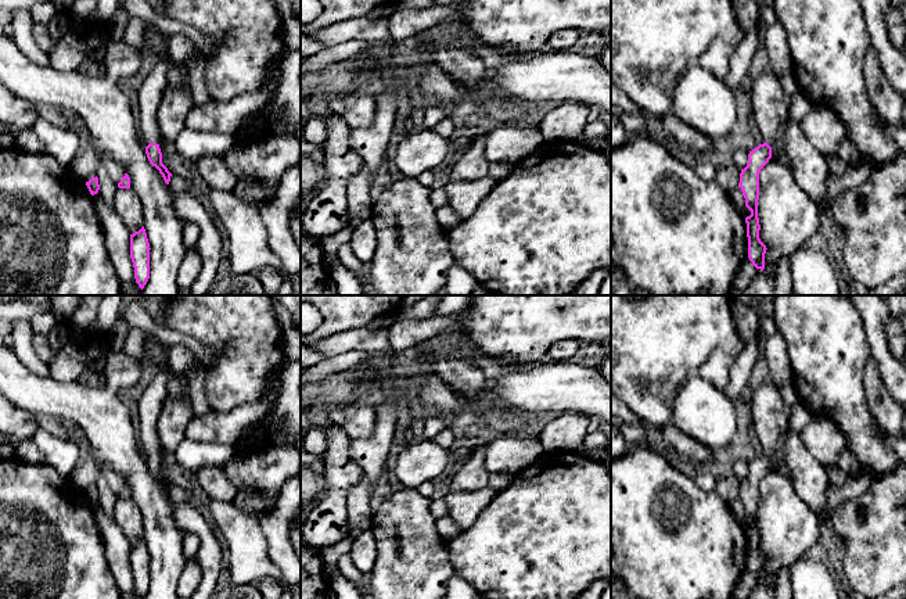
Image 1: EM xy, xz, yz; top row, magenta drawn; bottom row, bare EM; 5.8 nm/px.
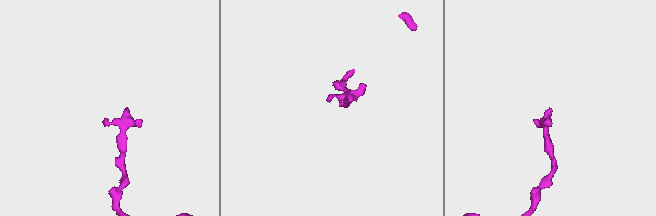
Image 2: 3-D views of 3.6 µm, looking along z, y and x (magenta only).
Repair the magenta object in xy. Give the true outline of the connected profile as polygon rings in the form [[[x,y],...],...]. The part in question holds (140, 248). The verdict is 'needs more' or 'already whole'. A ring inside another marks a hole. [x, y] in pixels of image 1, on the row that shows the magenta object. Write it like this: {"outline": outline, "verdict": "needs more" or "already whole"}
{"outline": [[[144,226],[130,234],[130,258],[134,268],[134,279],[141,290],[150,279],[150,250]]], "verdict": "already whole"}

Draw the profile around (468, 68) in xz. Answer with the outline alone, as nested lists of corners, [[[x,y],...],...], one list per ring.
[[[428,33],[421,37],[421,50],[438,62],[445,72],[467,86],[472,93],[472,100],[478,101],[496,122],[507,123],[526,114],[517,101],[482,89],[488,78],[488,69],[479,54],[457,47],[454,42],[434,43]]]

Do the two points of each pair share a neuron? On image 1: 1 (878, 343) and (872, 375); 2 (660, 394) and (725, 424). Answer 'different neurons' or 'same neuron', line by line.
1: different neurons
2: different neurons

